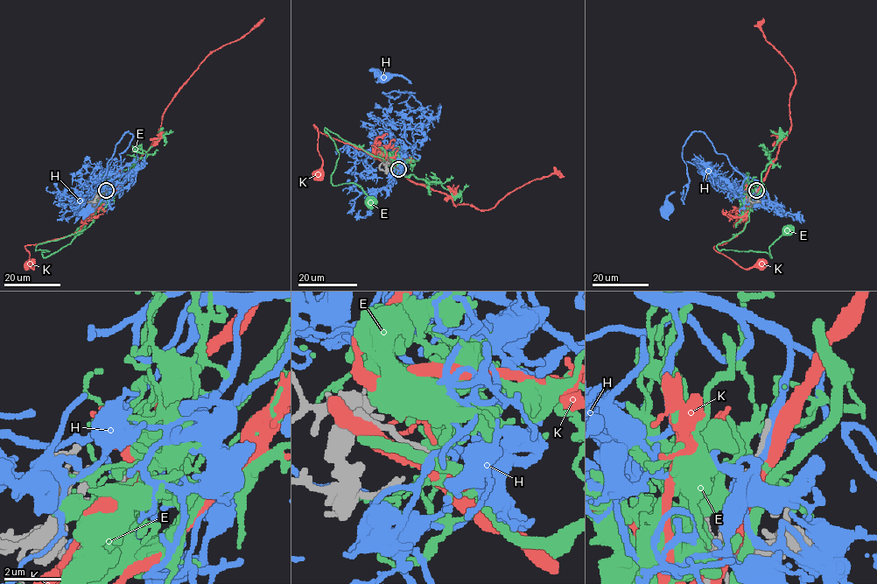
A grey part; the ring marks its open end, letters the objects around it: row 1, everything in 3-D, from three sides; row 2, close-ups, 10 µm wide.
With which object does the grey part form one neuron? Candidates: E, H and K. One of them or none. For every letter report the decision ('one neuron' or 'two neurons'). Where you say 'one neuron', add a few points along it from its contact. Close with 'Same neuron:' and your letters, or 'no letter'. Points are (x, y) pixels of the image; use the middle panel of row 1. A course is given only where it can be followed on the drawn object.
E: two neurons
H: one neuron | via (398, 169), (426, 117), (407, 91), (382, 93), (411, 91), (411, 83), (382, 77)
K: two neurons
Same neuron: H

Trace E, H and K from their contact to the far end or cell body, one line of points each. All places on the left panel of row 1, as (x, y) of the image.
E: (103, 193), (87, 228), (39, 243), (37, 250), (49, 250), (42, 255), (50, 256), (70, 243), (79, 229)
H: (106, 192), (110, 178), (121, 173), (119, 154), (133, 136), (128, 131), (91, 202), (118, 192), (91, 207)
K: (107, 190), (77, 232), (25, 247), (31, 263)

